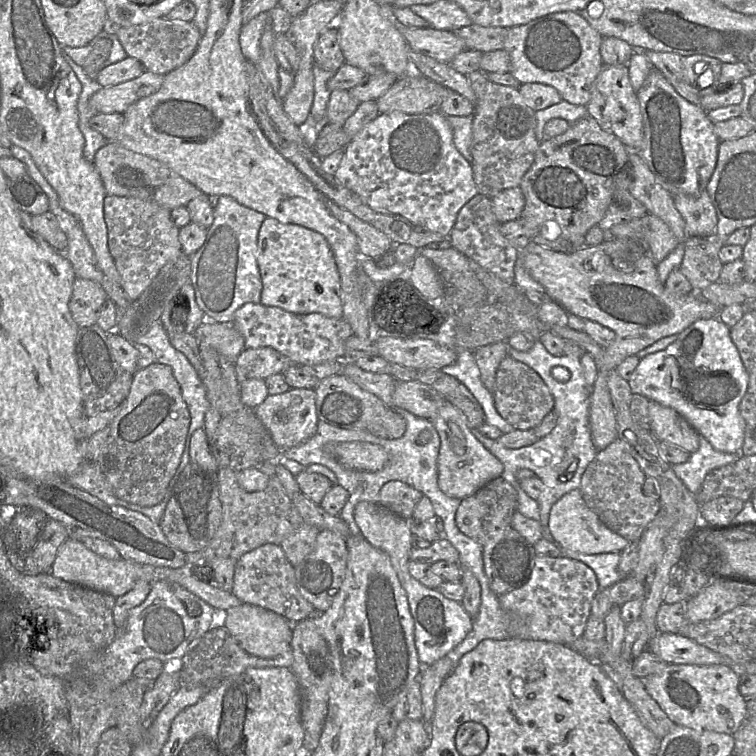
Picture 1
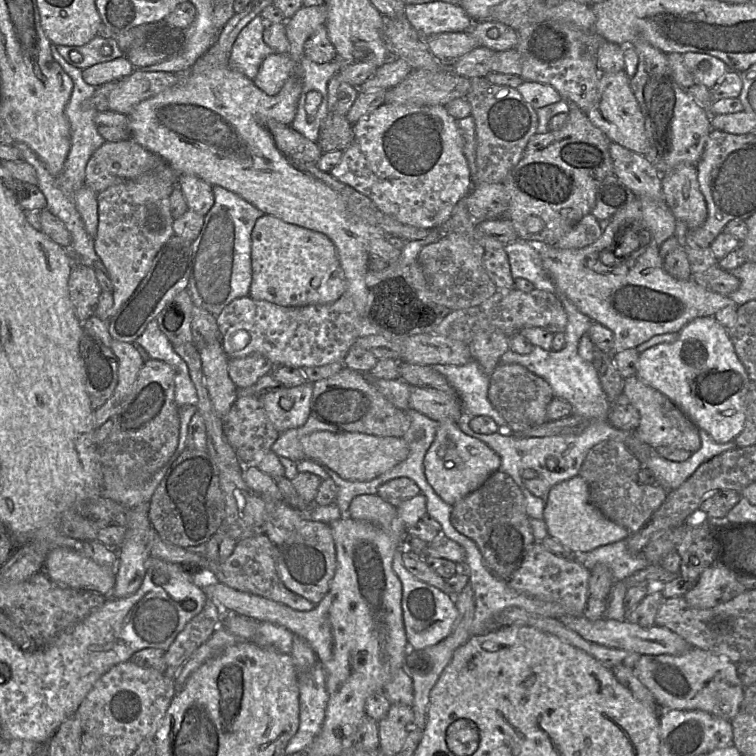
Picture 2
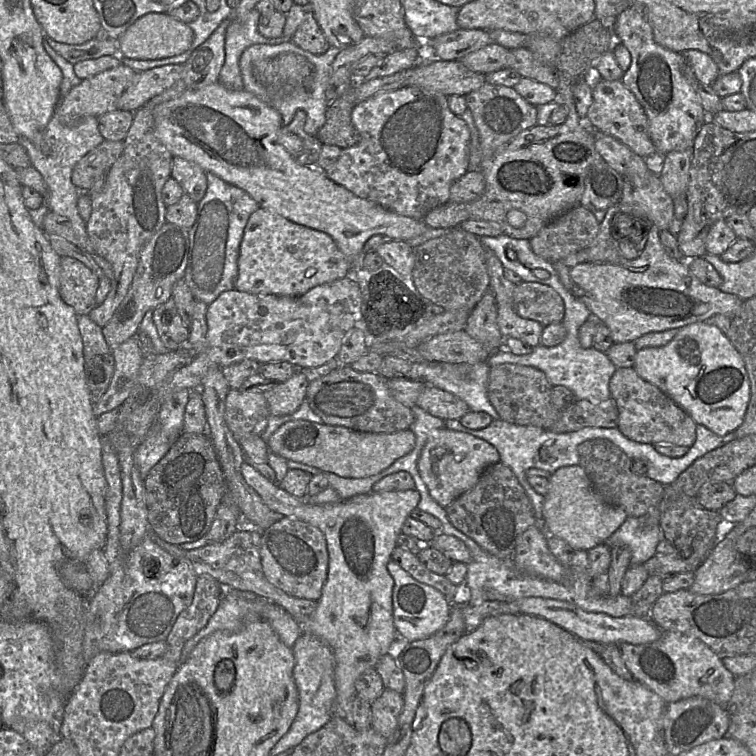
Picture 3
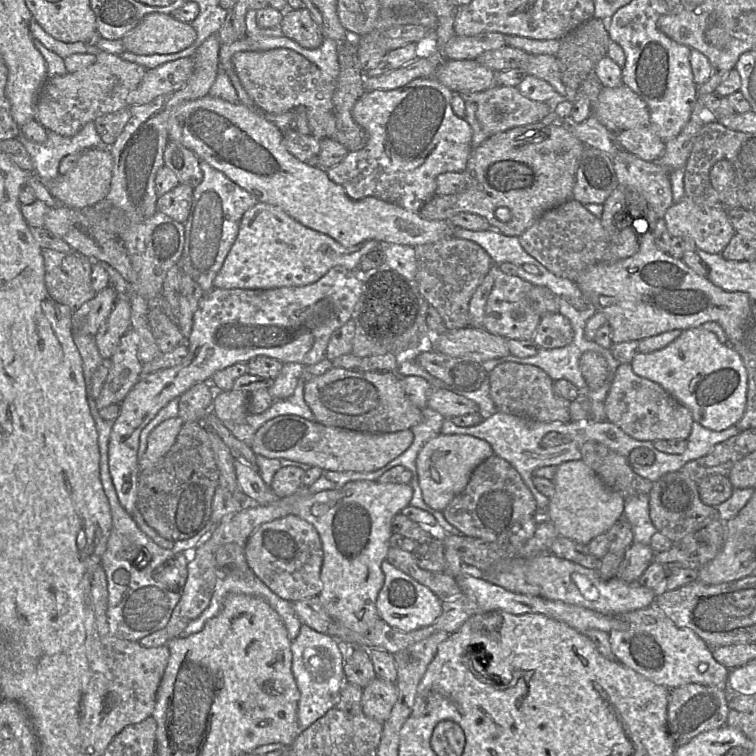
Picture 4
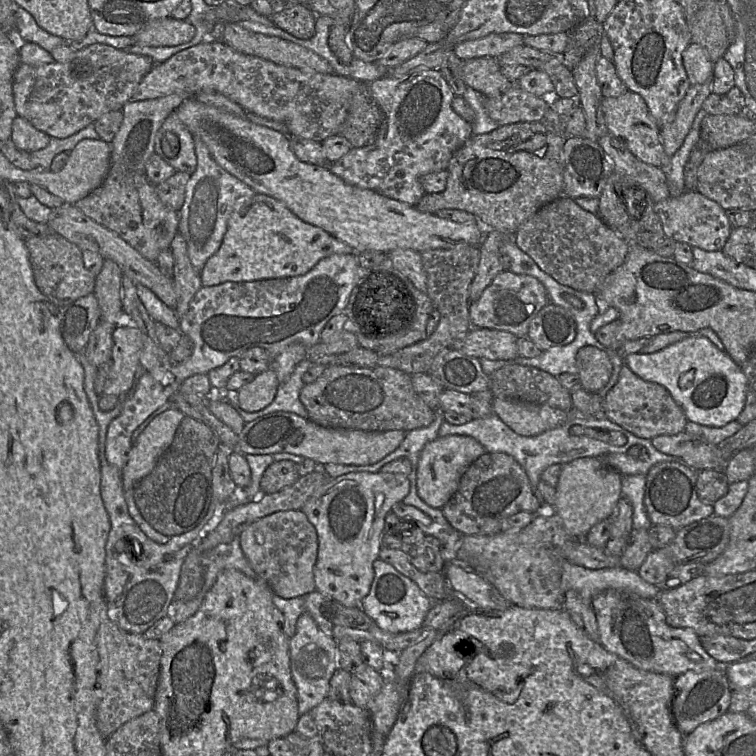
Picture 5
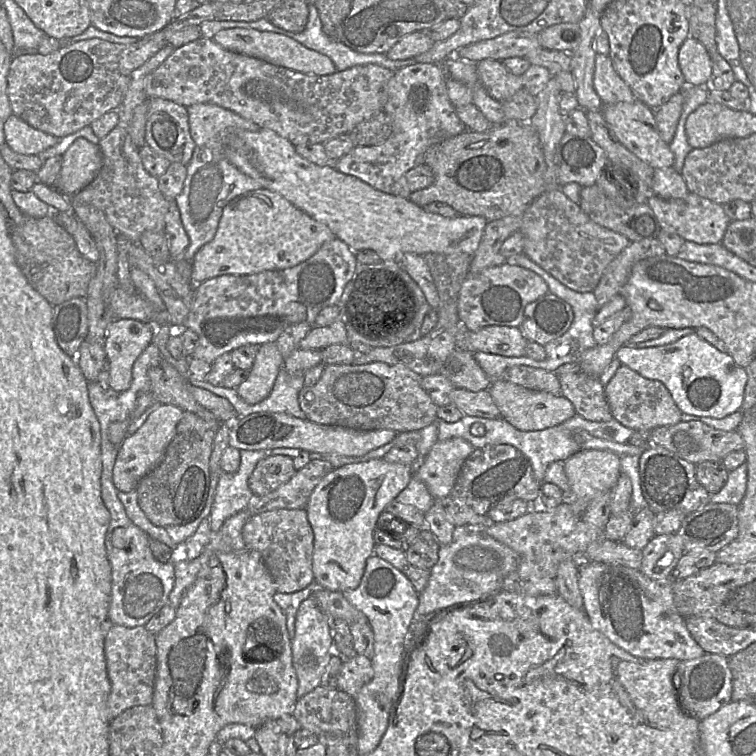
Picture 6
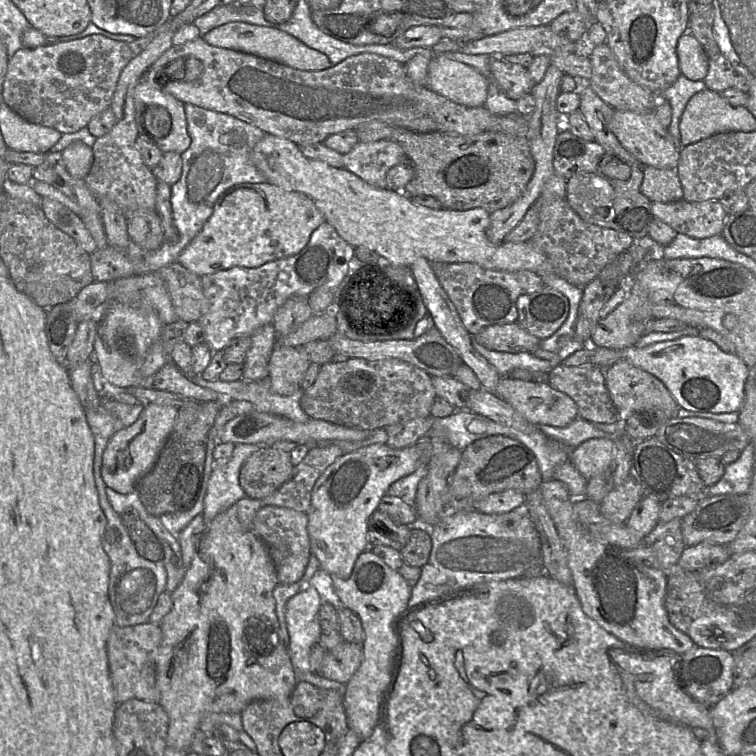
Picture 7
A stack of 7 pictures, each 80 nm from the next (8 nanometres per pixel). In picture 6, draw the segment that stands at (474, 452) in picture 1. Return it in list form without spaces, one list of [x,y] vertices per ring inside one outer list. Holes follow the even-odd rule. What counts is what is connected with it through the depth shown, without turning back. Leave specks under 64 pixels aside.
[[[462,438],[437,441],[419,467],[417,475],[434,500],[445,498],[453,489],[464,461],[474,447]]]

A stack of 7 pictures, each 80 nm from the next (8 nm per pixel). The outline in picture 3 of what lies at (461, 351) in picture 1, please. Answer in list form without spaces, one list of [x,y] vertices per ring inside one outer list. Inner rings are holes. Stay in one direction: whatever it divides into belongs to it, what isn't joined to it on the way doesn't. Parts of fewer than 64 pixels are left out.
[[[486,362],[475,364],[412,363],[411,378],[443,389],[465,401],[470,412],[486,412],[501,419],[488,399],[490,368]]]

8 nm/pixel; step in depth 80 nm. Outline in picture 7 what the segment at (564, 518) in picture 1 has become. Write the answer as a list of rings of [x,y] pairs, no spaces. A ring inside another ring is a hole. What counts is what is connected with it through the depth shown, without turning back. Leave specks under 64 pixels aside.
[[[609,437],[588,439],[571,450],[569,461],[589,480],[611,469],[613,450],[614,443]]]

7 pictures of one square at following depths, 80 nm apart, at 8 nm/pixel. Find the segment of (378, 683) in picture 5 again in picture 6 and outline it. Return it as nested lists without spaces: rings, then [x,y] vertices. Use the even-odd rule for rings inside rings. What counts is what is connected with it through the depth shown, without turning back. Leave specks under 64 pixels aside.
[[[364,655],[343,660],[337,675],[337,688],[354,698],[360,689],[374,676],[371,661]]]

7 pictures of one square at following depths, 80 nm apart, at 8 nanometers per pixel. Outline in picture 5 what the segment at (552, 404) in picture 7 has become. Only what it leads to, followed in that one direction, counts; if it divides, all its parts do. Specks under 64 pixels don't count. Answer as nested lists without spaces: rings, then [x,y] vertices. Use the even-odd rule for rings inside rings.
[[[493,397],[492,410],[506,425],[522,436],[535,436],[564,424],[571,412],[547,404]]]

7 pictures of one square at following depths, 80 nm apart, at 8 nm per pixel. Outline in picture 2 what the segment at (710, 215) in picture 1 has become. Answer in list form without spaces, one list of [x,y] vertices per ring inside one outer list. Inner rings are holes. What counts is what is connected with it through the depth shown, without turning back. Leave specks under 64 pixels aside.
[[[679,164],[661,175],[663,199],[677,220],[683,221],[688,229],[704,224],[707,205],[700,191],[696,166]]]

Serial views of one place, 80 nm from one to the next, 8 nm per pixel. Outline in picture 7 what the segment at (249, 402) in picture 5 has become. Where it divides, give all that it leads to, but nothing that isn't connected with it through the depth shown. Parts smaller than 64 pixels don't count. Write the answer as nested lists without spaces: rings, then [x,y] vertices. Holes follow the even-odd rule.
[[[267,324],[250,336],[251,345],[244,362],[243,381],[252,382],[267,378],[268,362],[276,345],[272,324]]]

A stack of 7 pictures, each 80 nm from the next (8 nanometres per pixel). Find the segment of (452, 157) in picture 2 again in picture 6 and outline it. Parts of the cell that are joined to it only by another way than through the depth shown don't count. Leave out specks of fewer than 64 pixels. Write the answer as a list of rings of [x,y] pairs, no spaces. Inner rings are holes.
[[[415,63],[400,68],[387,82],[386,92],[384,112],[391,120],[390,137],[378,145],[353,147],[334,169],[359,178],[376,190],[409,199],[412,191],[405,174],[425,163],[425,154],[432,146],[465,132],[467,127],[449,99],[447,73],[439,64]]]

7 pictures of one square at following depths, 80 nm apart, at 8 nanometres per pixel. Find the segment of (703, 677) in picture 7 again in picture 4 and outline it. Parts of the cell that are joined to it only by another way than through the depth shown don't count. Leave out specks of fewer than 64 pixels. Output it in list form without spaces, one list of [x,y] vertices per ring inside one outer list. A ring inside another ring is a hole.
[[[690,683],[670,690],[667,726],[676,747],[687,744],[700,733],[727,725],[727,719],[728,704],[725,688]]]

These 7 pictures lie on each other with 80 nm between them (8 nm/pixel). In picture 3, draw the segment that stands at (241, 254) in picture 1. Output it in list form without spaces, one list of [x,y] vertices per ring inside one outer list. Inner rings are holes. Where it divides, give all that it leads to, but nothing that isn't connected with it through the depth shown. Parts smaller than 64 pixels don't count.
[[[206,172],[206,179],[207,179],[207,190],[205,196],[200,202],[197,203],[196,220],[194,225],[188,230],[189,253],[188,253],[188,260],[187,260],[184,280],[188,285],[193,297],[196,300],[202,301],[206,305],[209,305],[213,301],[215,301],[221,293],[234,289],[234,283],[238,274],[238,258],[239,258],[240,244],[243,238],[244,229],[251,214],[255,212],[257,209],[259,209],[260,206],[247,192],[223,181],[221,178],[214,175],[213,173]]]

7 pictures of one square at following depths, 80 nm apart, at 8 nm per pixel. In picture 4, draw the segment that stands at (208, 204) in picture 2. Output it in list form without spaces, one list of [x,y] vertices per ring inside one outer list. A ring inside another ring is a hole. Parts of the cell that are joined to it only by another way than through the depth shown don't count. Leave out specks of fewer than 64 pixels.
[[[172,140],[167,142],[164,163],[175,173],[180,183],[189,185],[192,189],[203,179],[198,157],[178,142]]]

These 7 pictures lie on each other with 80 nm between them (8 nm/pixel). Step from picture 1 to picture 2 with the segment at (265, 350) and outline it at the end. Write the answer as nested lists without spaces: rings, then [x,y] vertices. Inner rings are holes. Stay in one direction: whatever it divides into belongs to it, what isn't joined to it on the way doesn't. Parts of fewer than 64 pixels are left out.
[[[261,354],[229,359],[228,374],[237,388],[246,389],[262,376],[270,374],[275,365]]]

